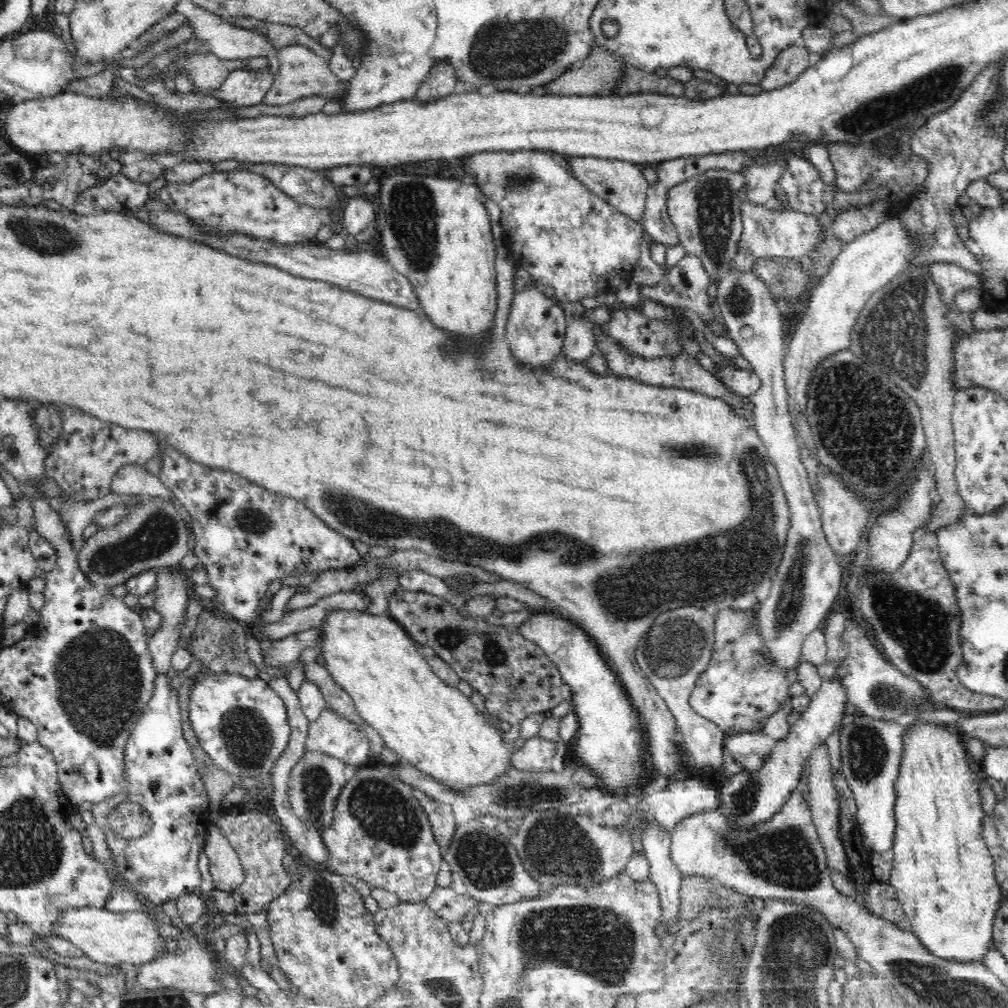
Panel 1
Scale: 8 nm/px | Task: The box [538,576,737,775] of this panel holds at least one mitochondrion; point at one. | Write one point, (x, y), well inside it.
(680, 642)

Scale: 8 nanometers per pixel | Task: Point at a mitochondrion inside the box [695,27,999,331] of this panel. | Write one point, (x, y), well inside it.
(878, 115)

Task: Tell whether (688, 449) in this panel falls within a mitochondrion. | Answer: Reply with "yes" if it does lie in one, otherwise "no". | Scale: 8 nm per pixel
yes

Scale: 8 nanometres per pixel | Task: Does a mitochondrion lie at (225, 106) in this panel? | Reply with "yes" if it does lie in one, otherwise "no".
no

